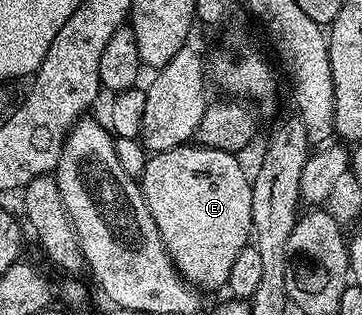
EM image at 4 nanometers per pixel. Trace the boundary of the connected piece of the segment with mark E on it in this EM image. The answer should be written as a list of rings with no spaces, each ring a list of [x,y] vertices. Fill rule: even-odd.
[[[198,143],[178,145],[175,149],[148,156],[141,178],[143,198],[157,223],[157,231],[171,256],[175,270],[188,285],[200,290],[222,290],[229,279],[229,271],[237,255],[252,240],[251,216],[253,215],[252,178],[243,170],[240,158],[233,153],[206,149]]]

